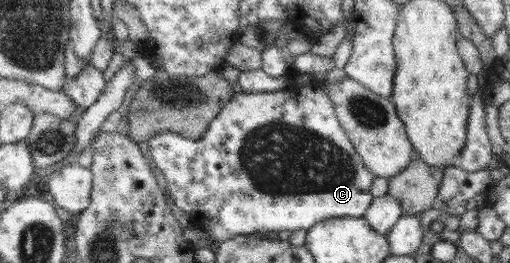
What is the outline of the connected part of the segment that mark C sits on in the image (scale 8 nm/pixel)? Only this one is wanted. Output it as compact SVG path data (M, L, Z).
M311 81L309 85L298 87L292 91L278 90L275 92L244 93L234 94L232 99L222 107L220 113L214 117L204 135L194 140L193 138L182 137L179 133L158 132L148 140L147 151L152 155L154 165L164 175L168 182L168 192L178 209L190 216L190 221L196 228L200 228L210 234L210 241L213 245L229 240L236 235L259 235L265 237L266 232L282 232L288 230L310 230L320 221L331 218L362 217L368 210L374 197L371 195L375 174L366 168L362 159L358 156L350 138L346 135L344 128L338 121L334 112L334 102L326 94L323 83Z

